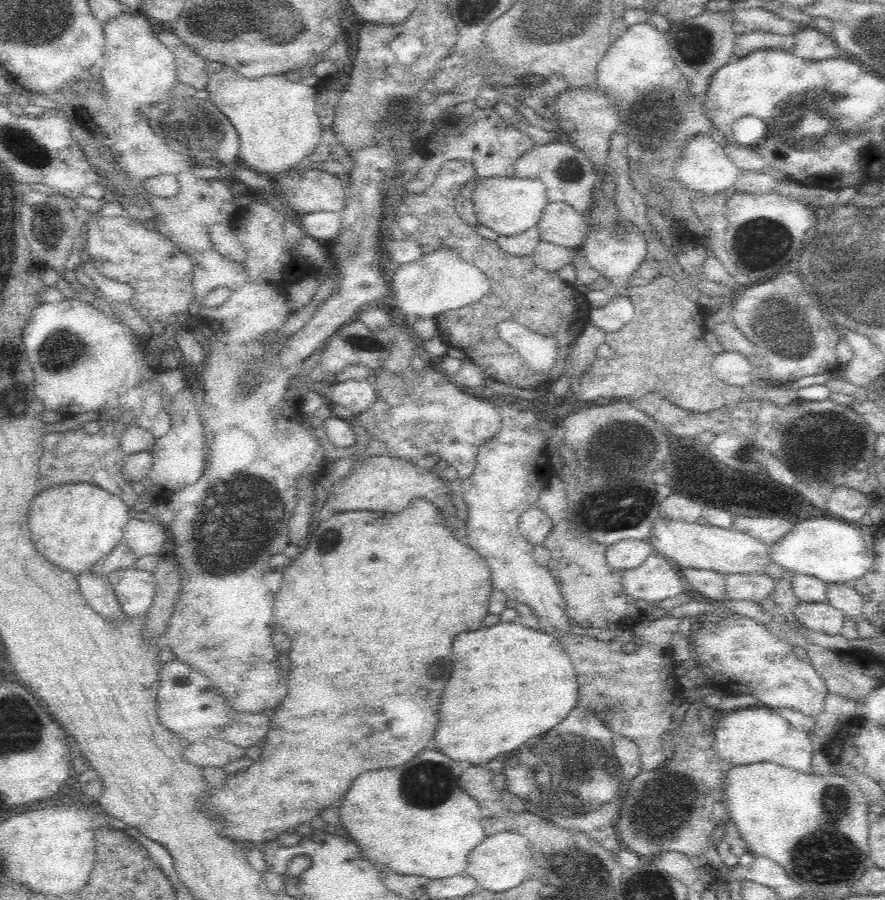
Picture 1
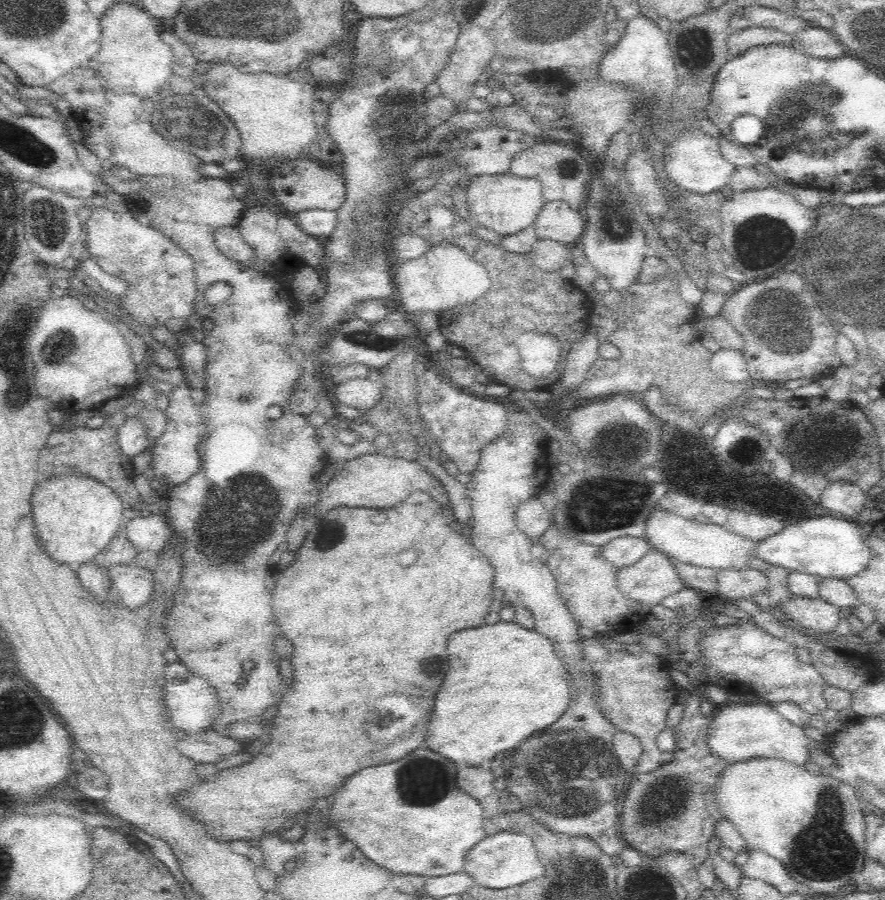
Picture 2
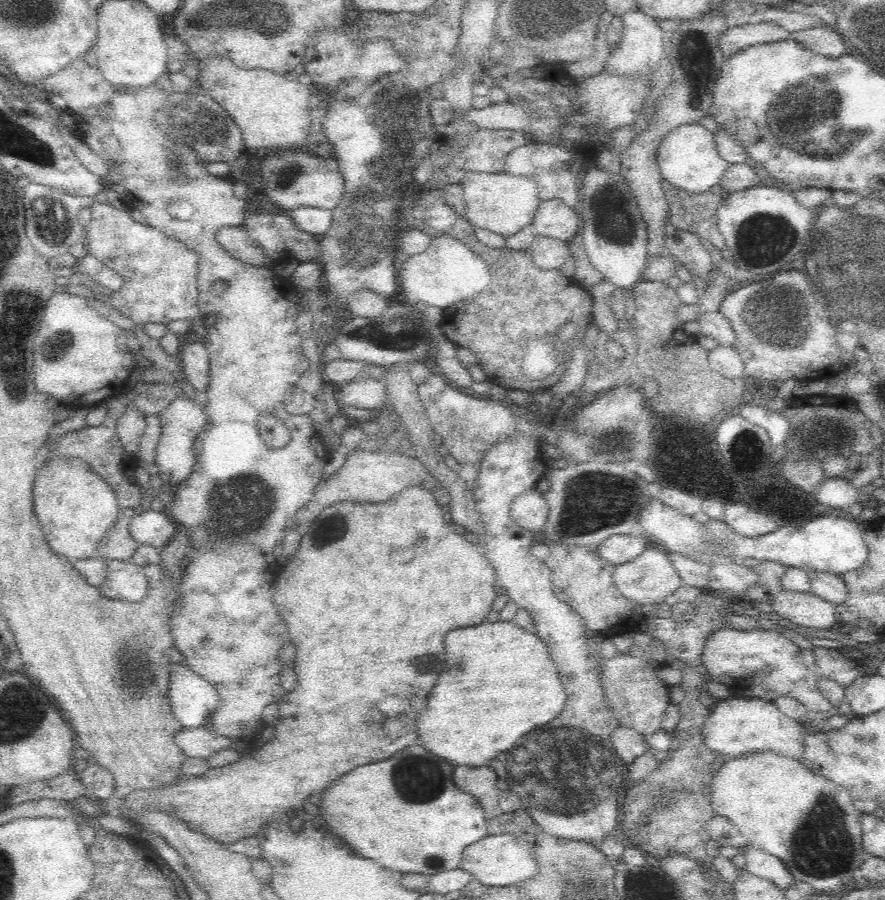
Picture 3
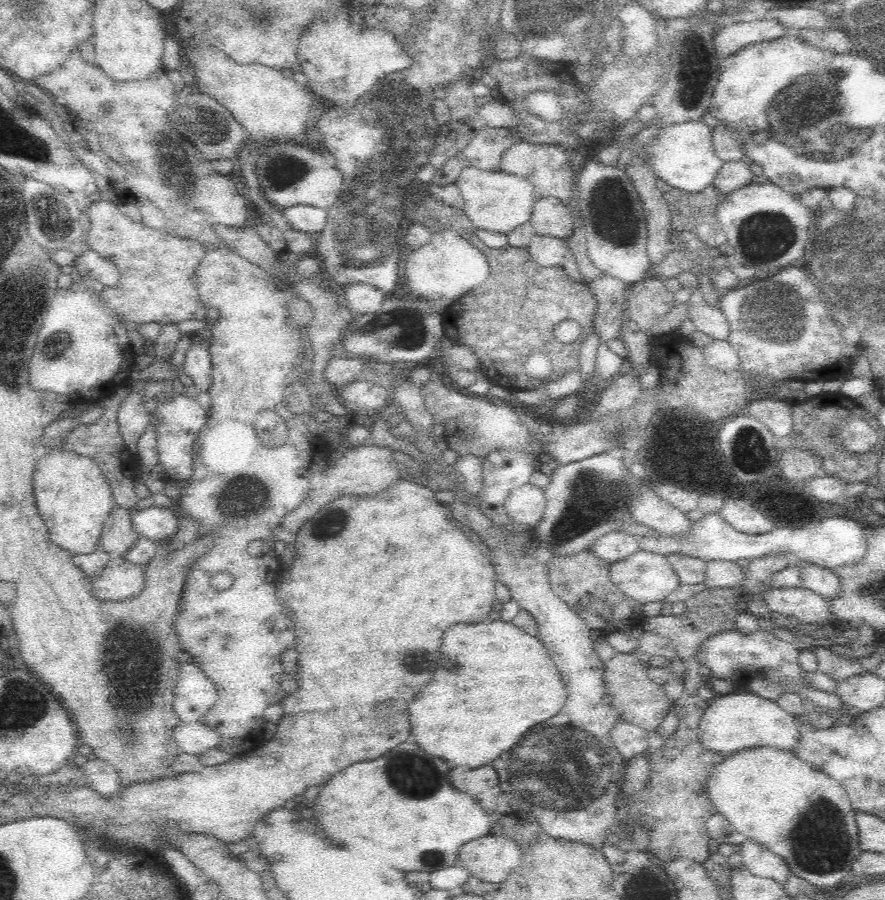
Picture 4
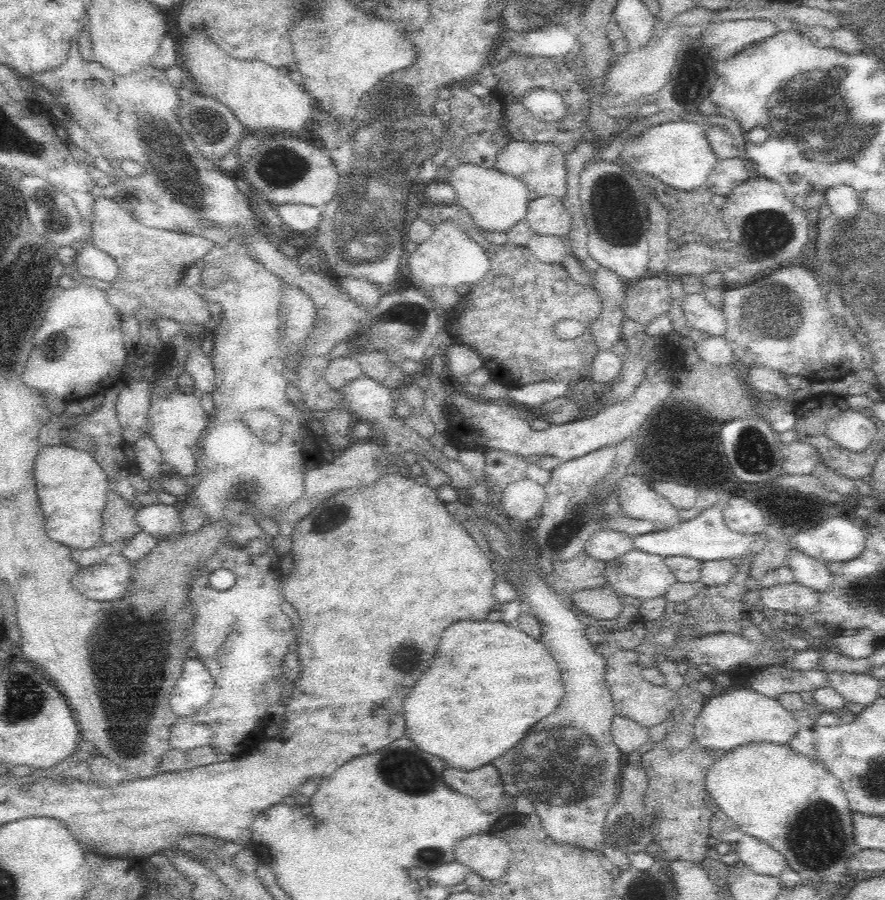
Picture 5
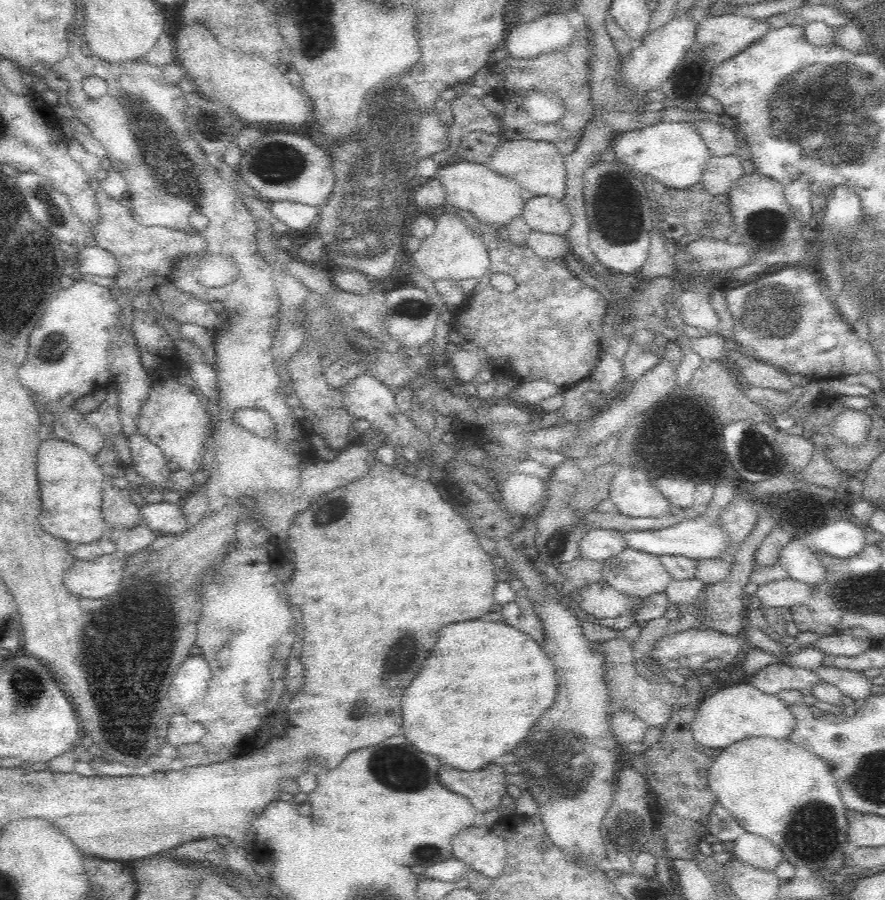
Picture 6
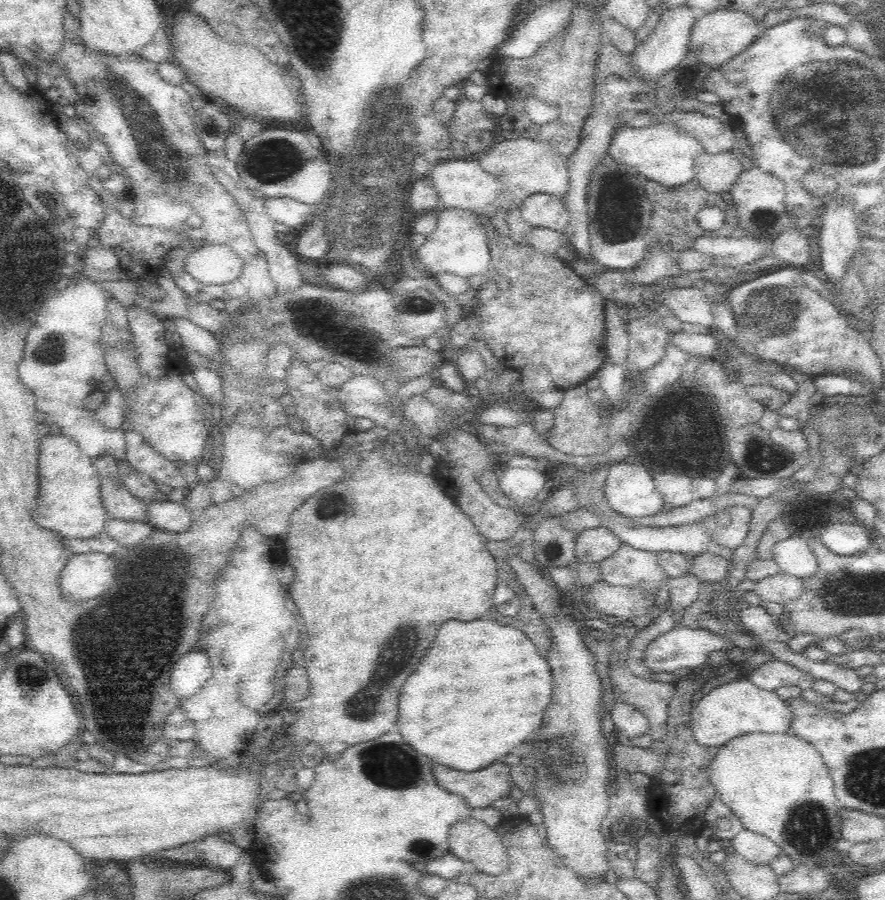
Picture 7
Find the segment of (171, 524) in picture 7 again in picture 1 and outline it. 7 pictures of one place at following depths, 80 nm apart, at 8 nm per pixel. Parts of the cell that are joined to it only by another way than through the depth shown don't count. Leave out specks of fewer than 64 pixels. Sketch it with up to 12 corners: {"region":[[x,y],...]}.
{"region":[[132,517],[123,540],[138,560],[158,555],[166,529]]}

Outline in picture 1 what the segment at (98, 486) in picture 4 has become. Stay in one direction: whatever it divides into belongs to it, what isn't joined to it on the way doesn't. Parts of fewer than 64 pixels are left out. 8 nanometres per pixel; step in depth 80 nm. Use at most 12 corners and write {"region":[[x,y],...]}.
{"region":[[86,482],[30,506],[38,552],[88,572],[123,540],[129,508]]}

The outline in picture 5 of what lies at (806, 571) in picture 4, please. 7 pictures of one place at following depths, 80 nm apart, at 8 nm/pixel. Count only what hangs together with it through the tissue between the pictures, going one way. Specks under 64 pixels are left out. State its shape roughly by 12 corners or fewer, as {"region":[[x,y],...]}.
{"region":[[792,549],[785,564],[796,582],[819,593],[834,575],[826,563]]}

